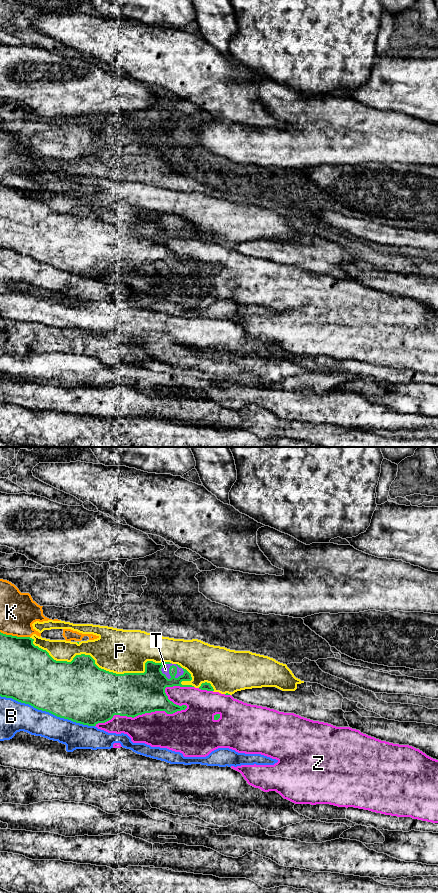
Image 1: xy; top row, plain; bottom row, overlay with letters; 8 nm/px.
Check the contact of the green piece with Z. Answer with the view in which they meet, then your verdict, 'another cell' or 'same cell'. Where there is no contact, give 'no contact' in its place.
xy | another cell

